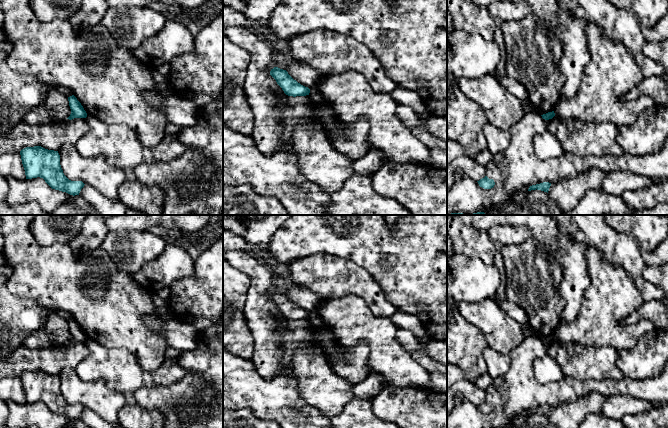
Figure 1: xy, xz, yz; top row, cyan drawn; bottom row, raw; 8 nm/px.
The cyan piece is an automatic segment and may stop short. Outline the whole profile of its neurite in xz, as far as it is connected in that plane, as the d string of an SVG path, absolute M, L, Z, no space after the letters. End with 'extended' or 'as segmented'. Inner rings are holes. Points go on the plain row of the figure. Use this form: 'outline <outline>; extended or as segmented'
outline M274 291L270 295L270 299L276 304L277 308L288 320L306 320L310 317L308 311L305 311L294 304L286 294Z; as segmented

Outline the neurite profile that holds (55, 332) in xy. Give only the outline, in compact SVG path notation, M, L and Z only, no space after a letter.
M51 313L46 323L24 339L22 345L29 349L45 349L66 344L71 338L68 321Z

